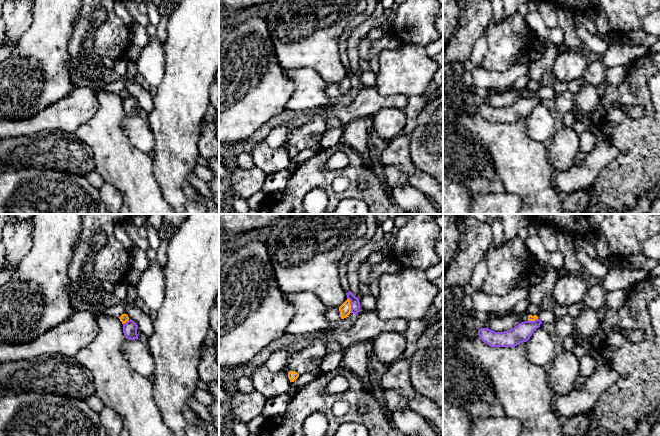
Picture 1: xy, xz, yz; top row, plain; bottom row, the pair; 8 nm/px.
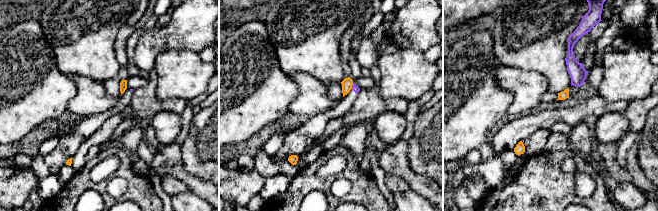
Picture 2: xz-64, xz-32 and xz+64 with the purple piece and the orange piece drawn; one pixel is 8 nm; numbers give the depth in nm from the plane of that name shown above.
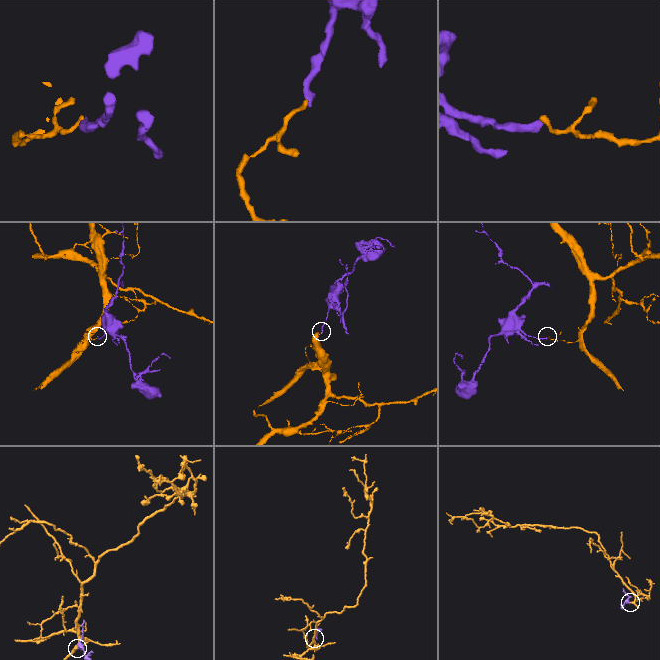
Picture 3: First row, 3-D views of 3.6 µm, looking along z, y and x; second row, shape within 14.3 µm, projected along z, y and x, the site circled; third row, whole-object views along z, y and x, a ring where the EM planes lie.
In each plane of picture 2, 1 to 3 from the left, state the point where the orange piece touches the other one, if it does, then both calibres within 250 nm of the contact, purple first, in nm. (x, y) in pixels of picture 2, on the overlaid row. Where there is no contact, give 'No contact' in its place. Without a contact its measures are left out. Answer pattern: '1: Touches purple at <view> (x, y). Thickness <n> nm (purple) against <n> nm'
1: No contact
2: Touches purple at xz-32 (352, 86). Thickness 60 nm (purple) against 90 nm
3: No contact

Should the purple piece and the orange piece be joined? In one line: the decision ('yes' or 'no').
no

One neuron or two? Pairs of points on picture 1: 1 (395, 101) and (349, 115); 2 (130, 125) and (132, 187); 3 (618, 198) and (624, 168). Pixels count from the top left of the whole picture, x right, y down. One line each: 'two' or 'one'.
1: one
2: two
3: one

